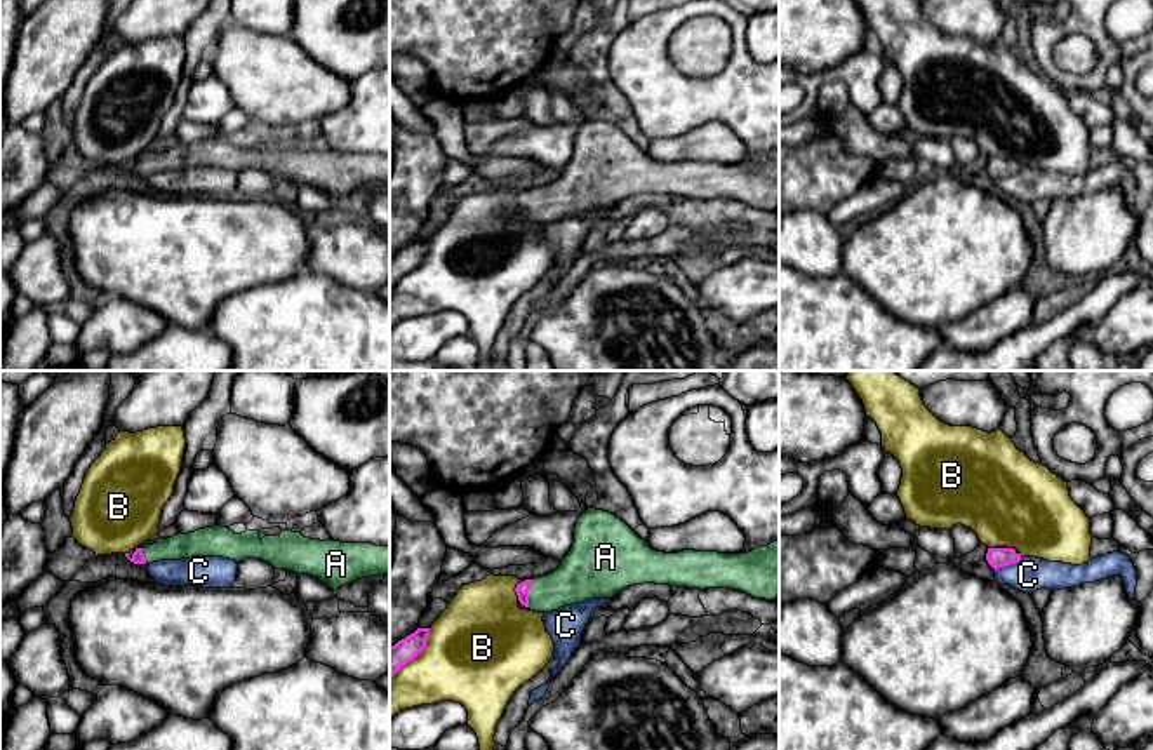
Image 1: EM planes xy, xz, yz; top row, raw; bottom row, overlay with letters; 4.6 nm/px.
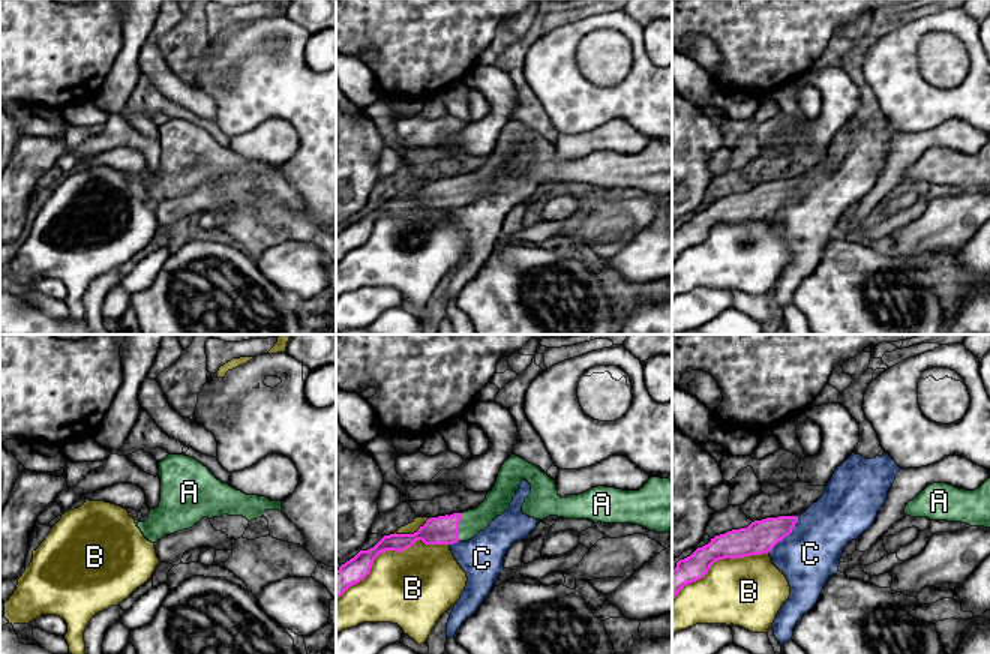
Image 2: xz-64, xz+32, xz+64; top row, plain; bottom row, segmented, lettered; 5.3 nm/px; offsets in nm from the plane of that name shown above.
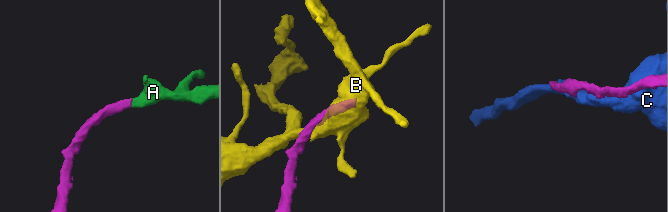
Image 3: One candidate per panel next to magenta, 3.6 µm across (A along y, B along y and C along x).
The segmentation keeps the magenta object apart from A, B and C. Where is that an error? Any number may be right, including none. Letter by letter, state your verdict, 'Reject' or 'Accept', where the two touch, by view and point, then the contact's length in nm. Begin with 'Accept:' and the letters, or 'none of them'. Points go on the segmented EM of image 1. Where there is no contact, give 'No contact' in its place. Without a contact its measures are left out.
Accept: A
A: Accept. Touches magenta at xz (527, 594). Shared border 130 nm
B: Reject. Touches magenta at xz (515, 590). Shared border 90 nm
C: Reject. Touches magenta at yz (1007, 564). Shared border 140 nm

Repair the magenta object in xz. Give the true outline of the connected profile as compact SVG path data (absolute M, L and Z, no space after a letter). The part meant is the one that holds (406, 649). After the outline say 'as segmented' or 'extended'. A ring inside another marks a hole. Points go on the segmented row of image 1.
M417 628L390 647L390 679L426 647L428 635L430 628Z; as segmented

